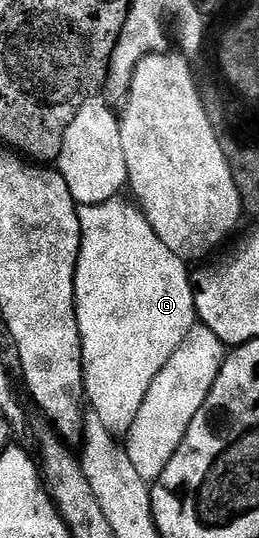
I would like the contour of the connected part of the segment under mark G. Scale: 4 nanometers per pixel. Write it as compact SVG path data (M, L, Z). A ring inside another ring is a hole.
M123 196L112 197L106 203L98 203L80 209L82 243L76 268L76 314L82 339L82 355L84 356L86 401L91 412L96 413L98 419L102 419L106 431L110 431L114 435L126 435L130 431L130 427L134 427L134 419L138 416L138 410L142 408L142 399L146 399L146 391L150 391L150 383L154 383L154 375L158 375L158 371L162 371L162 367L166 367L170 355L174 355L174 351L178 351L178 347L186 339L188 332L197 328L198 325L189 266L184 258L174 255L174 251L170 251L170 247L166 247L166 243L162 243L162 239L158 239L158 235L150 227L148 220L144 218L143 212L131 200L128 200L129 202L124 200Z

